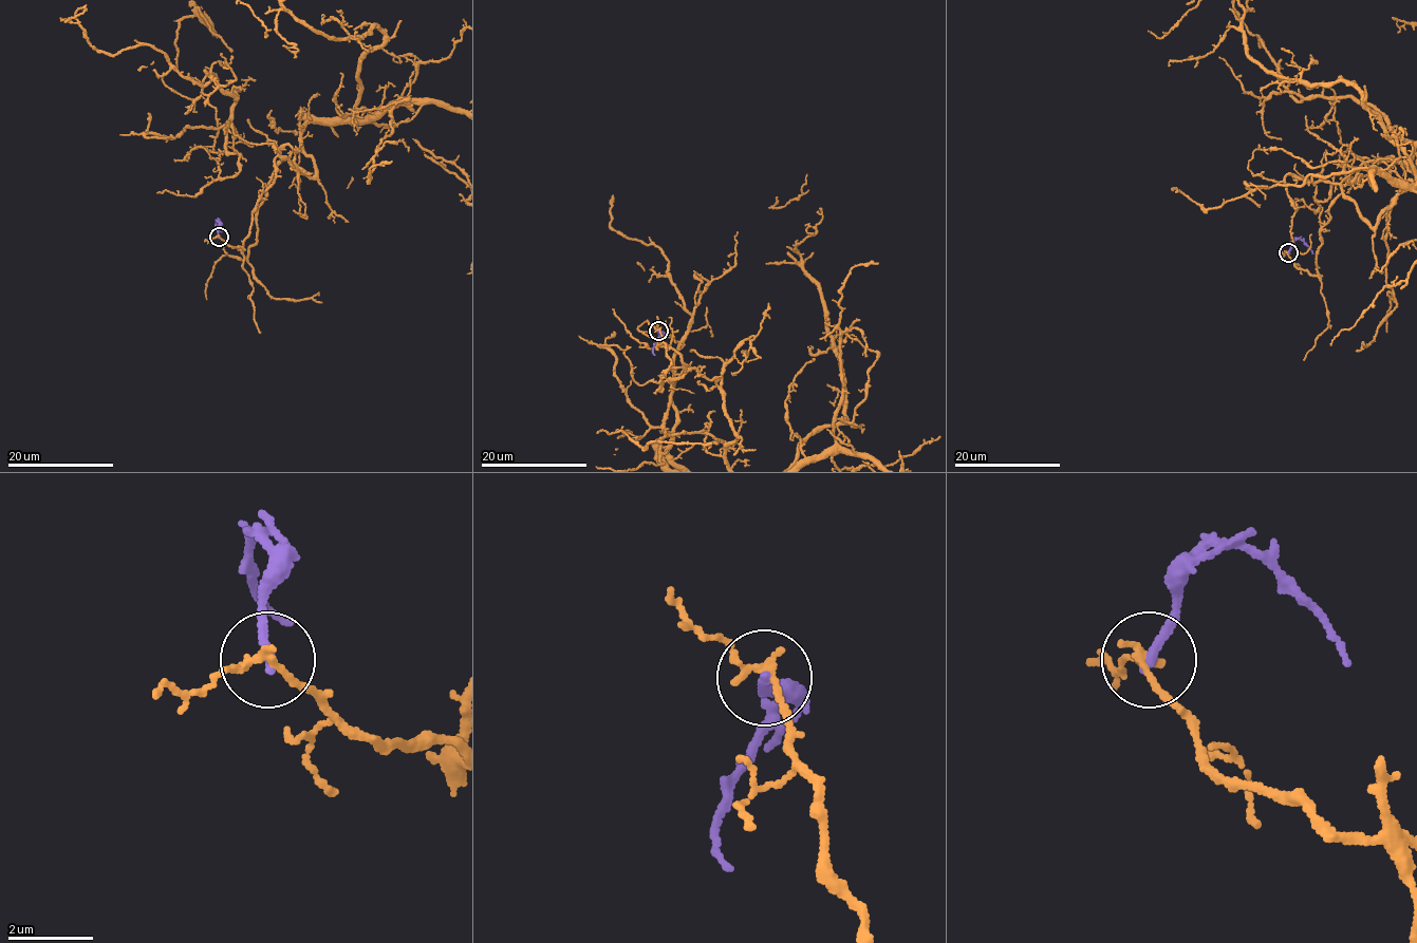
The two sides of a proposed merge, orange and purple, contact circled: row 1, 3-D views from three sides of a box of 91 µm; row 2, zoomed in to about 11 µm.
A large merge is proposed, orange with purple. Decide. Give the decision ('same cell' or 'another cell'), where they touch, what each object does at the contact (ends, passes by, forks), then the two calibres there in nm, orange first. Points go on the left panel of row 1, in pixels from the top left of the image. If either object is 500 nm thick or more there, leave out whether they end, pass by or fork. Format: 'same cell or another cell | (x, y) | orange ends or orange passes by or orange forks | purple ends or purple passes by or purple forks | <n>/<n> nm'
another cell | (219, 237) | orange passes by | purple ends | 180/240 nm

